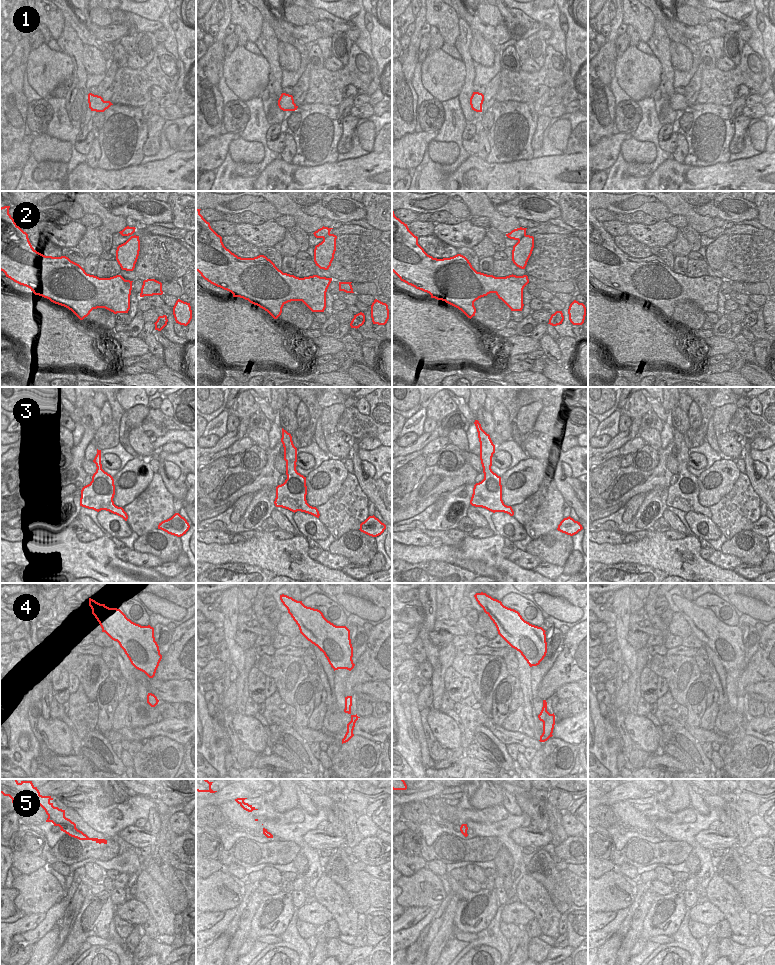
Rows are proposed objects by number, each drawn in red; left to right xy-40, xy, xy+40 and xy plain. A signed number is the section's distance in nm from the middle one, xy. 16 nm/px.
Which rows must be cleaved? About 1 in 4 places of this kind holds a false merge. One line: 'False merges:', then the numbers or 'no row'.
False merges: 5

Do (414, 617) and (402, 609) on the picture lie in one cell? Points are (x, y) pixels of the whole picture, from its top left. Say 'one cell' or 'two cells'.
one cell

